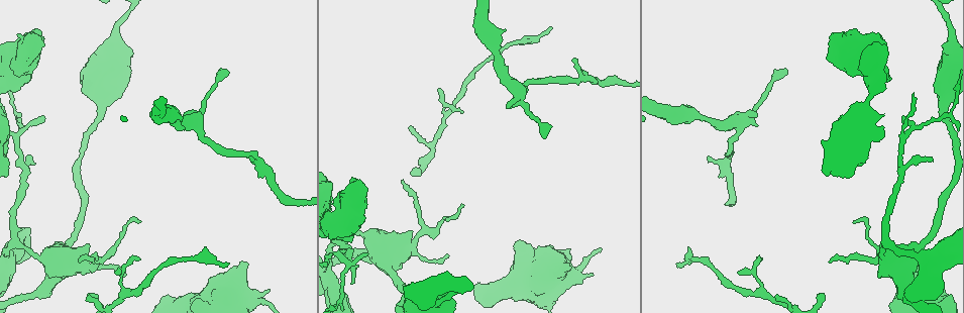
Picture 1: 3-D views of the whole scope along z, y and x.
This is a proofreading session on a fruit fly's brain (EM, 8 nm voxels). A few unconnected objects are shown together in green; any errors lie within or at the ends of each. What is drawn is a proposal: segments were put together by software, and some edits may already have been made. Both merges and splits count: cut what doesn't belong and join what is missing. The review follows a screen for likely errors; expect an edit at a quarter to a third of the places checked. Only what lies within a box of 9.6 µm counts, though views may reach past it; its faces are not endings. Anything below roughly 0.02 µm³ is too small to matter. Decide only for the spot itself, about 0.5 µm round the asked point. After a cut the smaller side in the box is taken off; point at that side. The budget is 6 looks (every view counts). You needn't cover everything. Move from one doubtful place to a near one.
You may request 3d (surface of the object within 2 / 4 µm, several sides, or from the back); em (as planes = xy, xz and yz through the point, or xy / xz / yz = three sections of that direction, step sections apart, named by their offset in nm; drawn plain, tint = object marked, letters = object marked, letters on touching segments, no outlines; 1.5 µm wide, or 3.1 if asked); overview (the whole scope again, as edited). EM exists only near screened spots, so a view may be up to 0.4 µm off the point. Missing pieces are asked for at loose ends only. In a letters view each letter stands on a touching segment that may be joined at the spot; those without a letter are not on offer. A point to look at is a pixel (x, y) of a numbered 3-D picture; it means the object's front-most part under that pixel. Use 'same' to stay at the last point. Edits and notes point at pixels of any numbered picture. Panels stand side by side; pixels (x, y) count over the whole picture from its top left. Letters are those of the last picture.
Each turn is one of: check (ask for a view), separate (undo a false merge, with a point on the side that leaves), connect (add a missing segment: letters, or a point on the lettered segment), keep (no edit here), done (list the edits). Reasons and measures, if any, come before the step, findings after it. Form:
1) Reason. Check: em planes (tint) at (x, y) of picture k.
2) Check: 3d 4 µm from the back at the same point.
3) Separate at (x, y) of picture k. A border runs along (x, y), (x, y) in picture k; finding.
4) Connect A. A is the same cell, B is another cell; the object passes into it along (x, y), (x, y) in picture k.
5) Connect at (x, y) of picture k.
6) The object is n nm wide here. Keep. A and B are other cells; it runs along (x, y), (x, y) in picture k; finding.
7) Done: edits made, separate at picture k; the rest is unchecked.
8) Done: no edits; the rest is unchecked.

Arms part here. Check: 3d 4 µm at (450, 112) of picture 1.

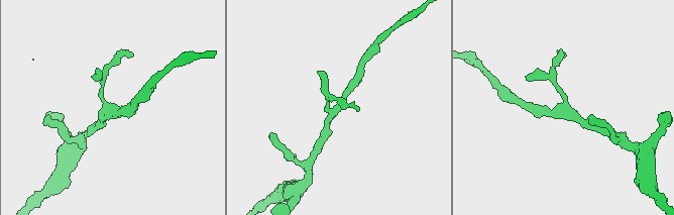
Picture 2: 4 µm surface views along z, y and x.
Check: em planes (tint) at (336, 109) of picture 2.

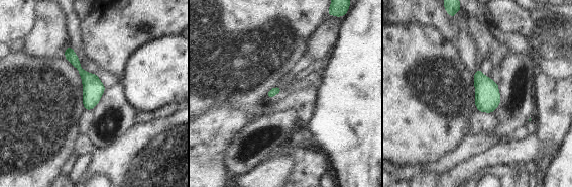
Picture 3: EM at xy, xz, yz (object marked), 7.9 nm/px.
Check: em planes (letters) at the same point.

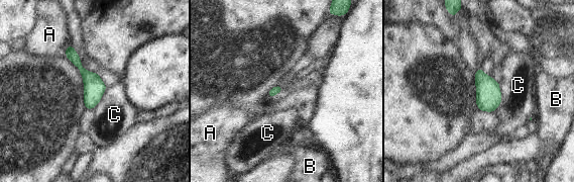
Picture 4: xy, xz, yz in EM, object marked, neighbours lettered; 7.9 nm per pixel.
The object is 30 nm wide here. Keep. A, B and C are other cells; a border runs along (499, 83), (500, 103), (492, 112) in picture 4; all the same neuron.

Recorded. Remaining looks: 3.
Free end. Check: em planes (letters) at (786, 71) of picture 1.

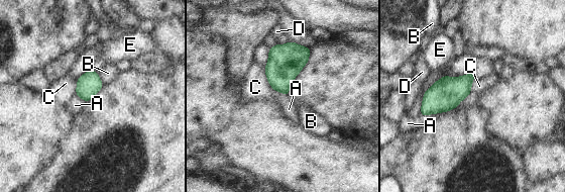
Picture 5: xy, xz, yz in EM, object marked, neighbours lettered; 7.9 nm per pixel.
Keep. A, B, C, D and E are other cells; a border runs along (263, 70), (268, 84), (274, 91) in picture 5; no lettered segment goes on from it.

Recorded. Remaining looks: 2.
Done: no edits; the rest is unchecked.

